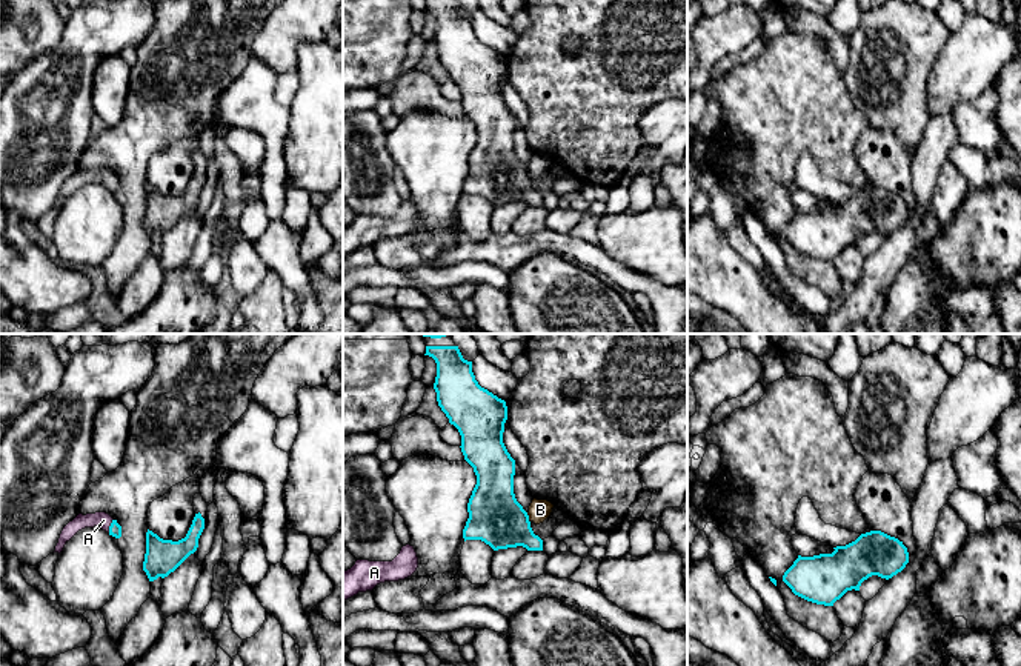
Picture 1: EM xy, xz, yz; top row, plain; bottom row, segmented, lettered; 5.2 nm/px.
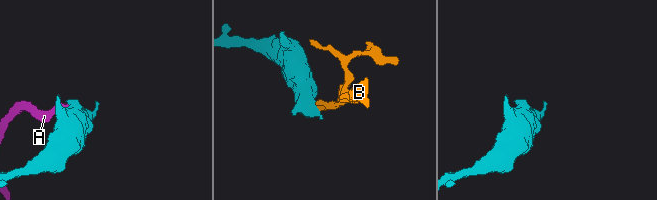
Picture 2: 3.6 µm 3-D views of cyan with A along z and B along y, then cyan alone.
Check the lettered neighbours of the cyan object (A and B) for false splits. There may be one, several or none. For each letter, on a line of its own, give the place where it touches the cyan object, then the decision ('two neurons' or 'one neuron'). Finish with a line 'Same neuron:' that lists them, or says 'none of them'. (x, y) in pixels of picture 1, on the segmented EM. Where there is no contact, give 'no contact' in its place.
A: meets cyan in xy at (111, 525); one neuron
B: meets cyan in xz at (528, 516); two neurons
Same neuron: A

